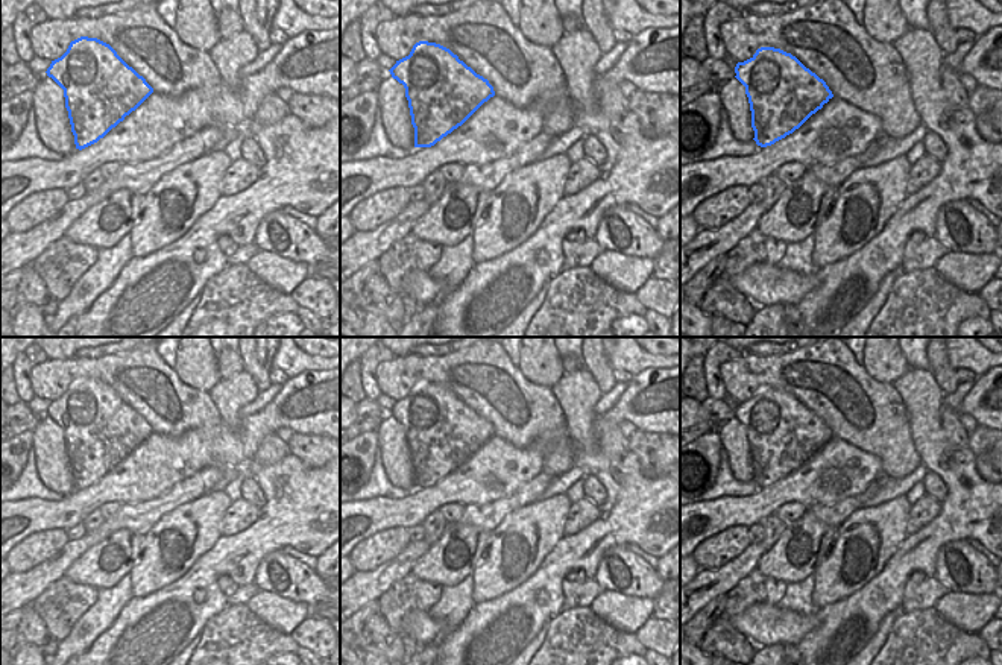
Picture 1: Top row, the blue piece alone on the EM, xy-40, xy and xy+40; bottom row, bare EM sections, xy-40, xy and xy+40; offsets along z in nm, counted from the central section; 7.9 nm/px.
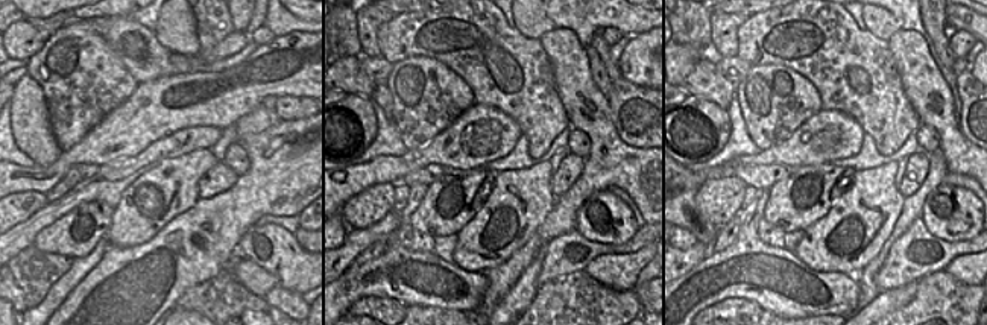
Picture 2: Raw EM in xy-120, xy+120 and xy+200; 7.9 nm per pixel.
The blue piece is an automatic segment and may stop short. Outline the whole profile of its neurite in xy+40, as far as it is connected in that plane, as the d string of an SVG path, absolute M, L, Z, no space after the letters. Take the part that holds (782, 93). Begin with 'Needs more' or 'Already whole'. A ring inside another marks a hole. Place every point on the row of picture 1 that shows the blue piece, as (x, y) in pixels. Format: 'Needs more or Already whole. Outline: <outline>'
Already whole. Outline: M774 47L758 49L750 59L736 64L735 73L745 87L753 140L761 147L792 134L833 97L823 79Z

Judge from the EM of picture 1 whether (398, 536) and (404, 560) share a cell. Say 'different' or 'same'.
different

